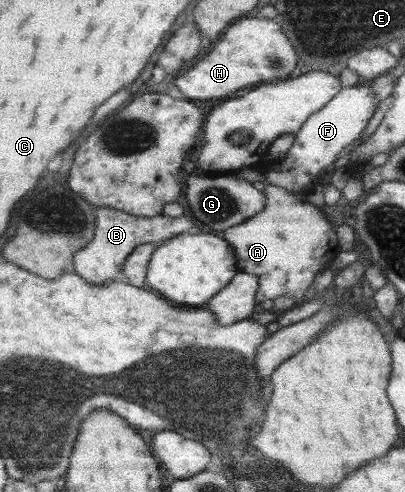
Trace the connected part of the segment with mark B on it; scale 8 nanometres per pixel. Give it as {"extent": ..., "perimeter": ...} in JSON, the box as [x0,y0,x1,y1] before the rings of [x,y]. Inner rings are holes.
{"extent":[72,207,198,285],"perimeter":[[[110,207],[96,209],[95,238],[87,248],[75,253],[75,262],[72,268],[91,285],[106,285],[106,283],[111,283],[114,278],[121,278],[123,263],[139,245],[159,241],[165,242],[169,238],[173,238],[173,235],[182,234],[198,225],[188,214],[170,217],[161,213],[153,217],[137,217]]]}

